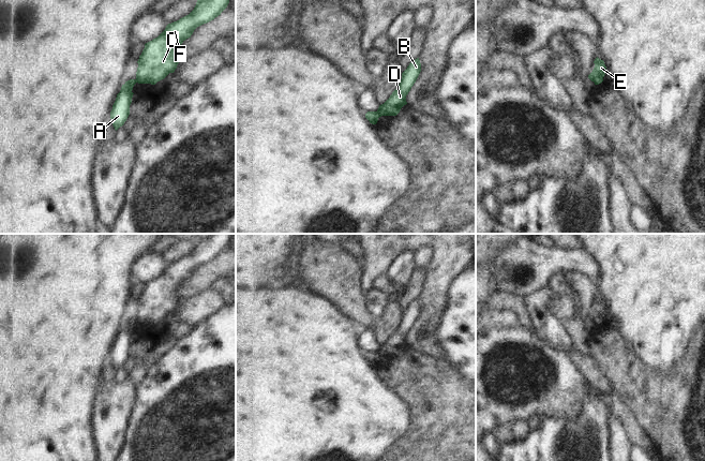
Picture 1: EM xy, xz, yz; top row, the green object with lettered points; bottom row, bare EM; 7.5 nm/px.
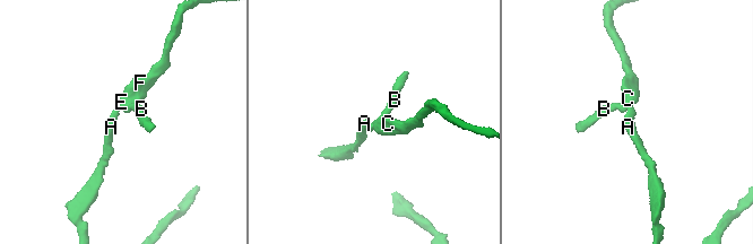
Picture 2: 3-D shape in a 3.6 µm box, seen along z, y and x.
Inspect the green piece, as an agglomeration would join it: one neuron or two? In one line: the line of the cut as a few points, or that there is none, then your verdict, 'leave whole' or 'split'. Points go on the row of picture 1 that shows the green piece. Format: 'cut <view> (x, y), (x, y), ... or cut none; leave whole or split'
cut xz (376, 112), (379, 116); split

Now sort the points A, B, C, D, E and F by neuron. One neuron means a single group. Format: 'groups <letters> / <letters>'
groups A / B C D E F

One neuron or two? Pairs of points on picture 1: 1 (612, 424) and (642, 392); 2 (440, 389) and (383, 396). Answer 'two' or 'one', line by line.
1: two
2: two

